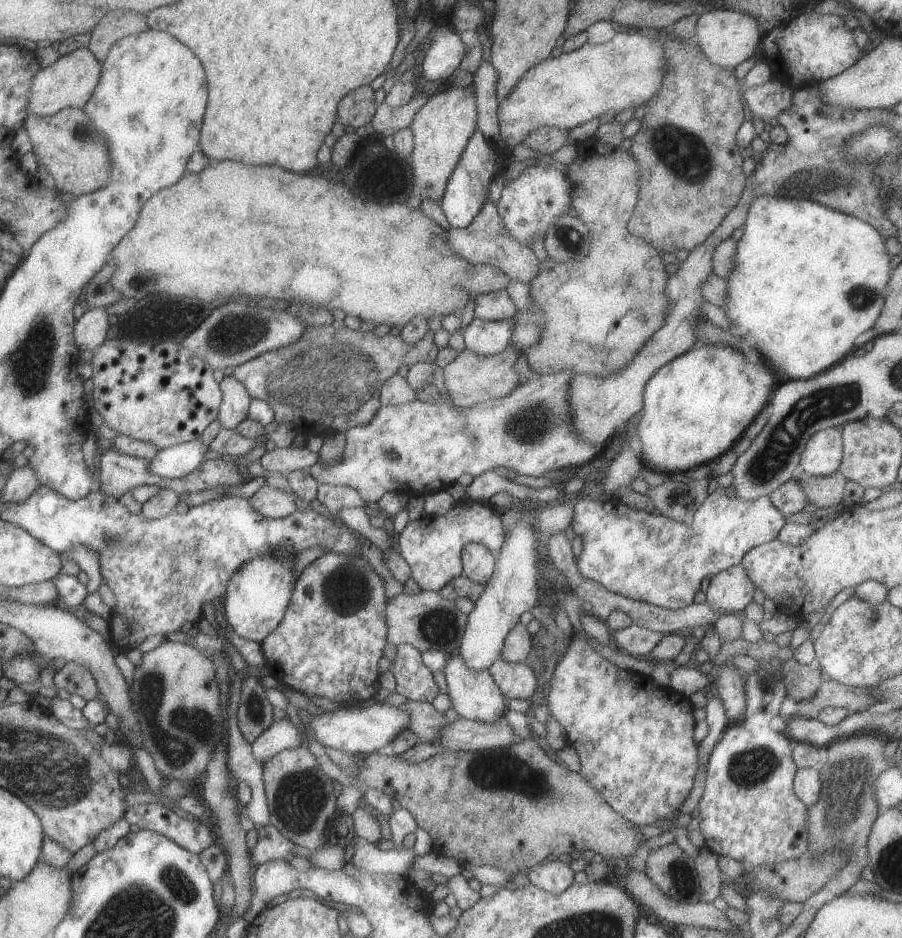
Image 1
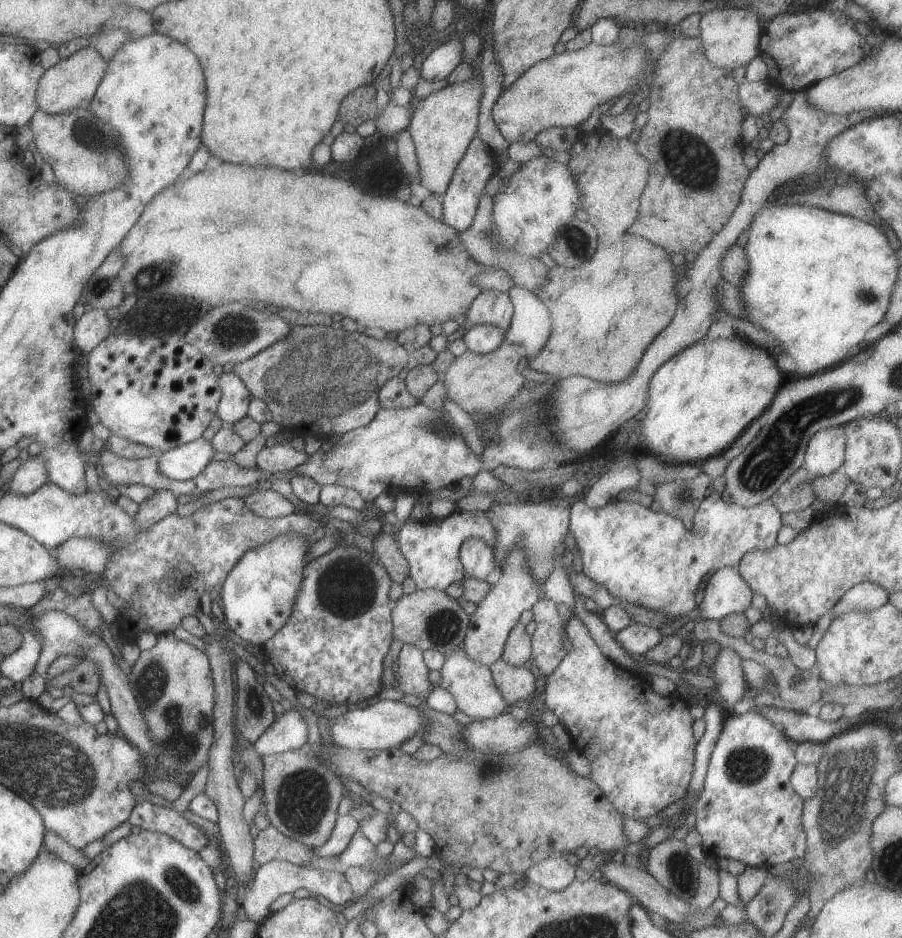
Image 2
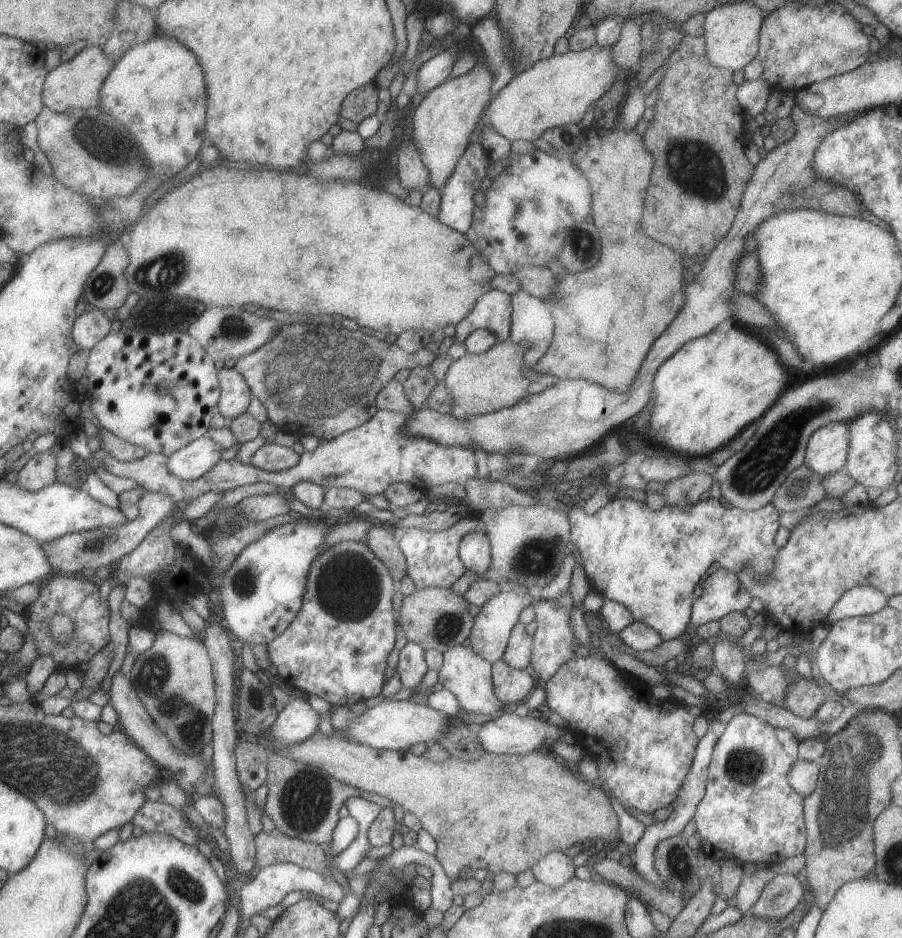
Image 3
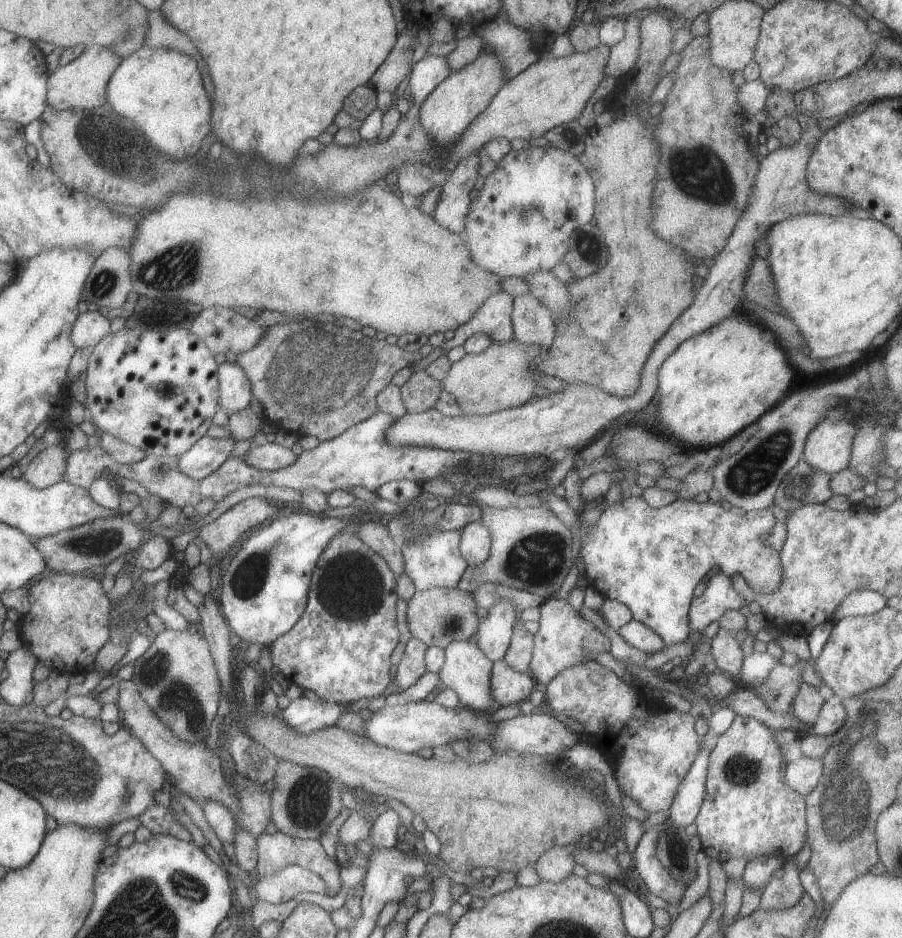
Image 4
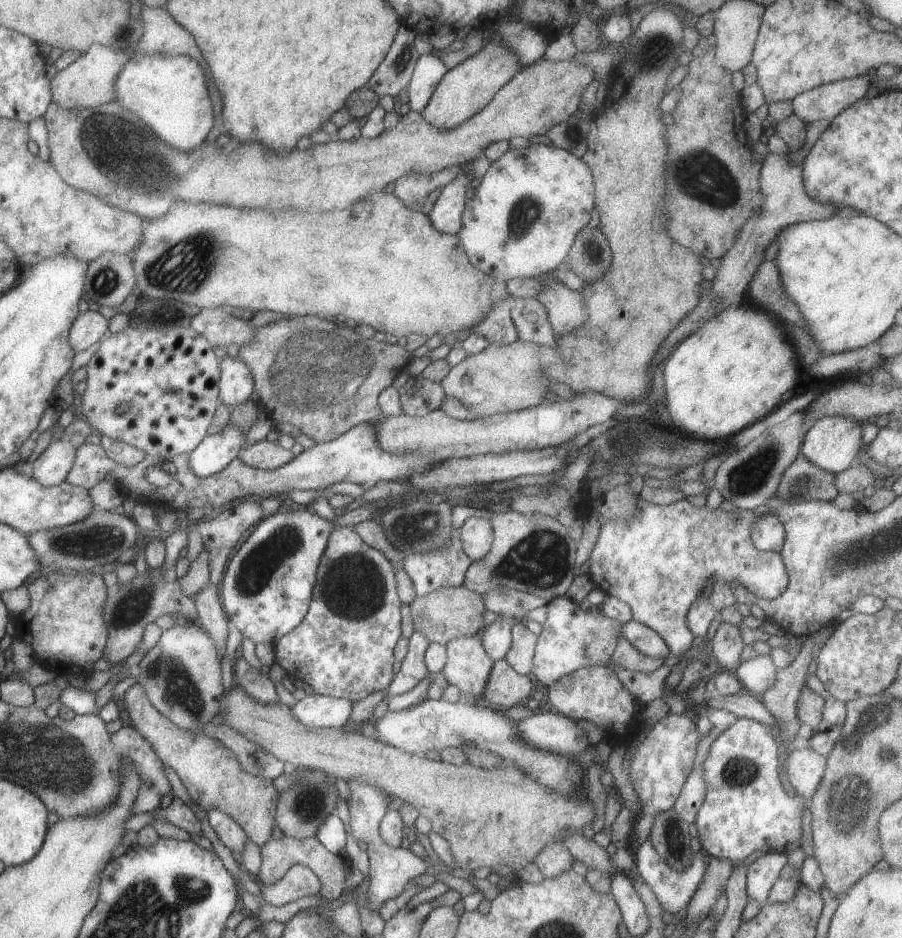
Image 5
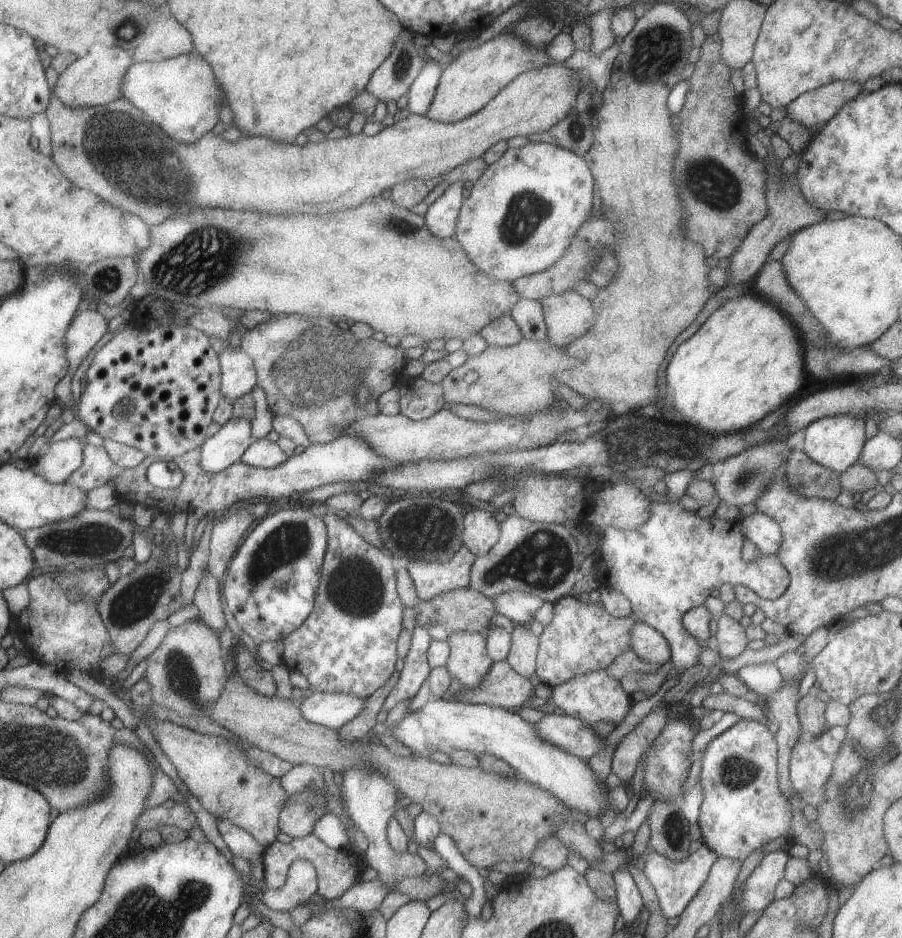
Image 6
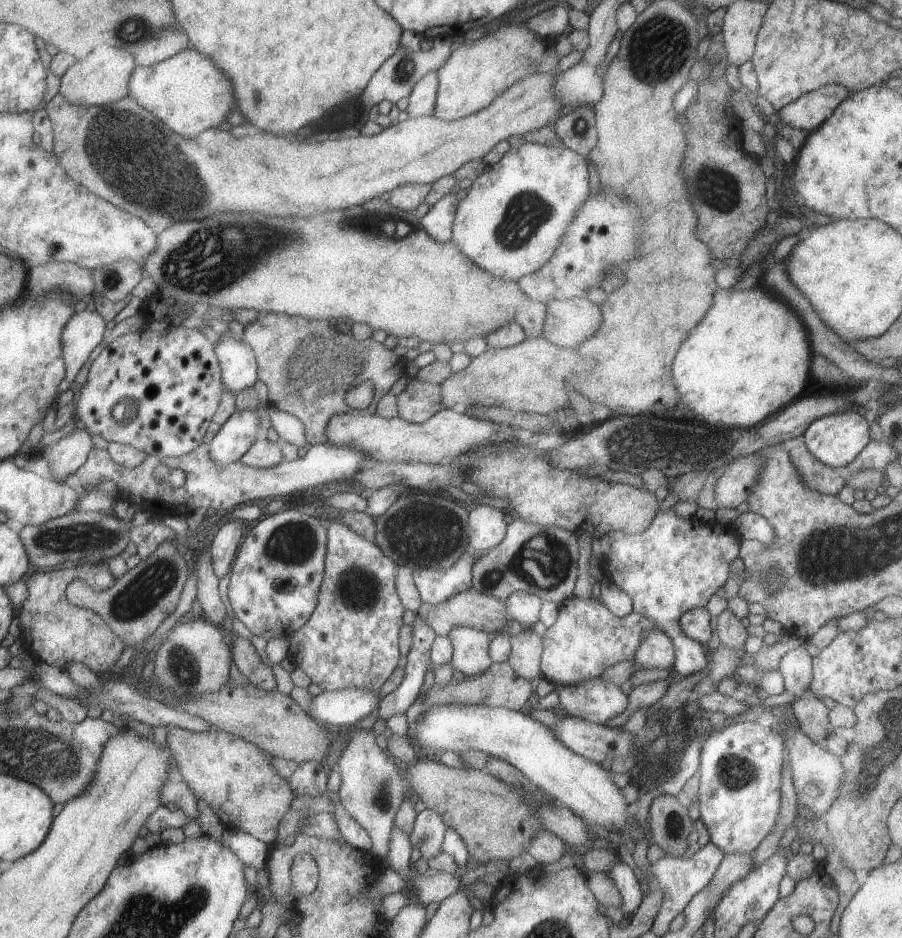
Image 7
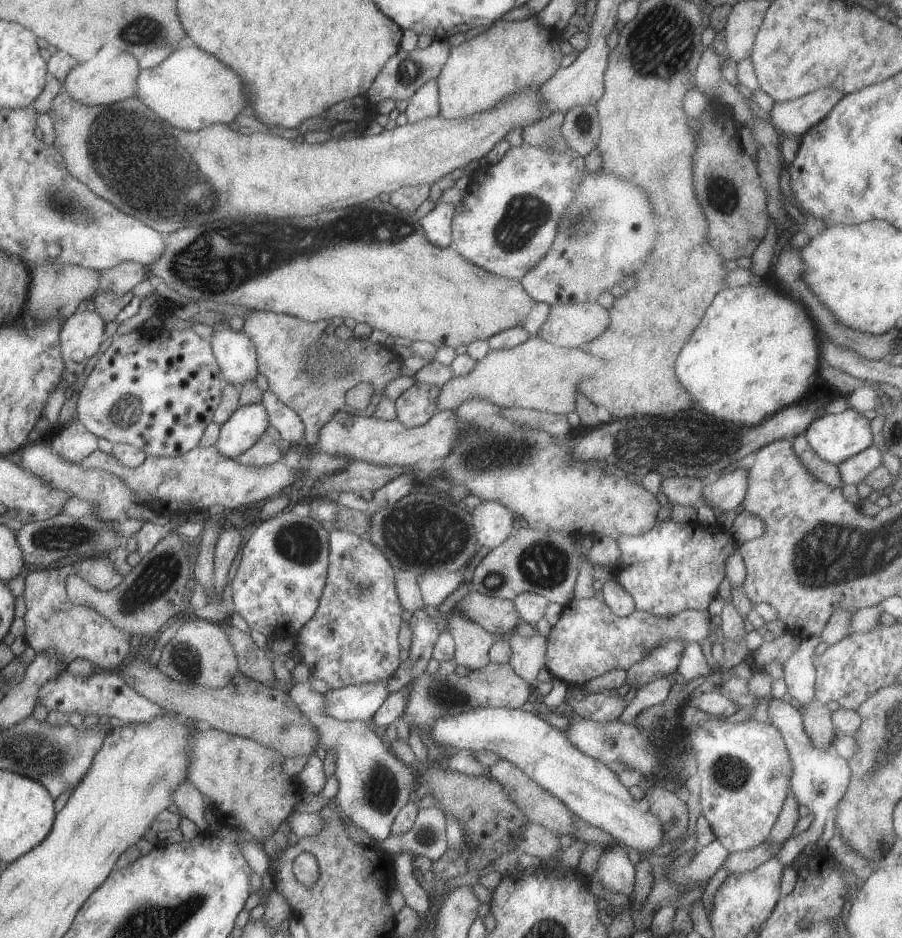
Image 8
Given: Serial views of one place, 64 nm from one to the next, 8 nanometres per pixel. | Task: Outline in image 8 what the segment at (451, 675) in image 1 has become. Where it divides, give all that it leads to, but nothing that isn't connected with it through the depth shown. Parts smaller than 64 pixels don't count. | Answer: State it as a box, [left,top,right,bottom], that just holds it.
[447,608,498,671]

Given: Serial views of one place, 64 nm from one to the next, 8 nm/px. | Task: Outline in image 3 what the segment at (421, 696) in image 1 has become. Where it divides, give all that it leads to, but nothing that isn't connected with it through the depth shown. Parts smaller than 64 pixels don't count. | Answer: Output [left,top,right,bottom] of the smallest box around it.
[397,641,428,690]

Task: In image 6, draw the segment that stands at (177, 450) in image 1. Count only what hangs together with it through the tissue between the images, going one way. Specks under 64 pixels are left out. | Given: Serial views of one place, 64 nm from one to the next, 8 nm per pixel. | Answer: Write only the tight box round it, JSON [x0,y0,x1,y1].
[196,416,256,473]

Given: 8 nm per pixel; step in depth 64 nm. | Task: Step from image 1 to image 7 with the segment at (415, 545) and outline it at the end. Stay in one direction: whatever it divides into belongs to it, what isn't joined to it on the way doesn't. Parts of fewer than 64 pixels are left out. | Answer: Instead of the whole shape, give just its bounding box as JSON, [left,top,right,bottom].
[413,550,473,605]

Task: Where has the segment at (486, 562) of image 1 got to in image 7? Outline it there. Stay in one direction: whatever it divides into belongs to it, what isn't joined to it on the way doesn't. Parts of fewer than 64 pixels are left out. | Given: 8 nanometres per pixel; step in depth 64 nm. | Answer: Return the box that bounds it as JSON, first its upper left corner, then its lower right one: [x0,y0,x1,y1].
[468,504,509,553]

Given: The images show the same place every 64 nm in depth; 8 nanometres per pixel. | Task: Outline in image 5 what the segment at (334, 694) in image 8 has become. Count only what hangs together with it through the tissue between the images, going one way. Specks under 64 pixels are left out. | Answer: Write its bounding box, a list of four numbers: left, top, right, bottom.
[291,693,354,728]

